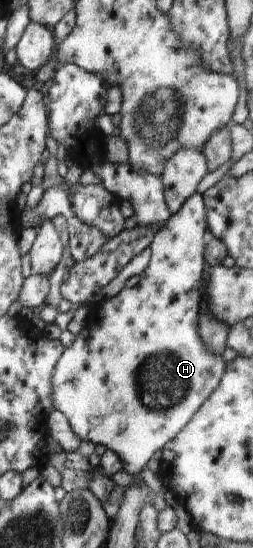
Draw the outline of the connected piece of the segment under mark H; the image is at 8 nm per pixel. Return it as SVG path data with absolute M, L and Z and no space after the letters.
M194 192L183 208L179 212L172 214L172 217L166 222L166 225L154 236L154 240L150 242L150 250L152 250L151 261L148 267L140 276L138 276L138 284L133 288L124 287L113 298L107 298L98 305L91 305L86 326L80 330L72 345L68 348L62 348L60 360L57 361L56 368L54 368L51 388L53 409L62 412L72 431L80 441L88 440L94 445L106 446L107 449L112 450L124 464L123 469L129 475L136 475L141 472L148 464L148 461L159 450L162 450L186 424L190 423L192 416L204 405L204 402L212 396L212 392L216 391L218 384L225 372L226 362L222 356L214 356L212 352L208 352L208 348L204 346L204 342L200 340L199 332L199 311L202 296L200 294L200 280L204 273L204 234L208 229L206 220L206 208L203 202L203 196Z

